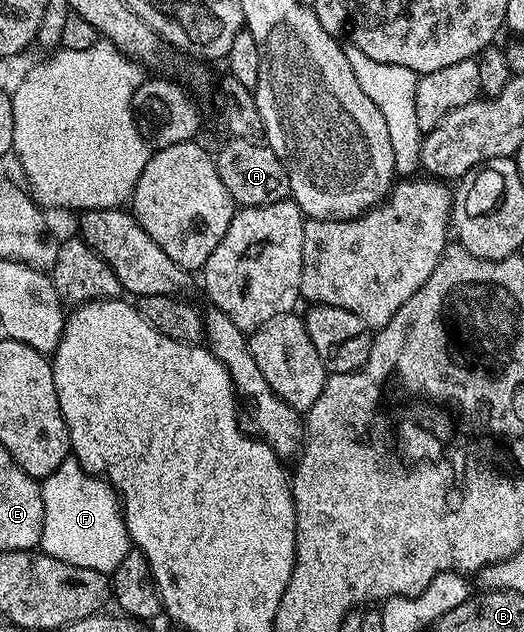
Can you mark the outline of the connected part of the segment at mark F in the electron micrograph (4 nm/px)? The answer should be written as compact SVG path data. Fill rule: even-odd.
M72 458L65 460L50 476L44 477L40 481L41 493L43 494L43 534L41 535L40 551L45 552L51 558L59 558L59 562L71 562L71 566L87 566L87 570L99 570L106 574L112 574L119 566L119 562L123 562L123 558L131 550L131 541L129 531L125 529L125 518L121 514L121 502L116 492L108 484L106 480L100 476L90 476L80 462Z

